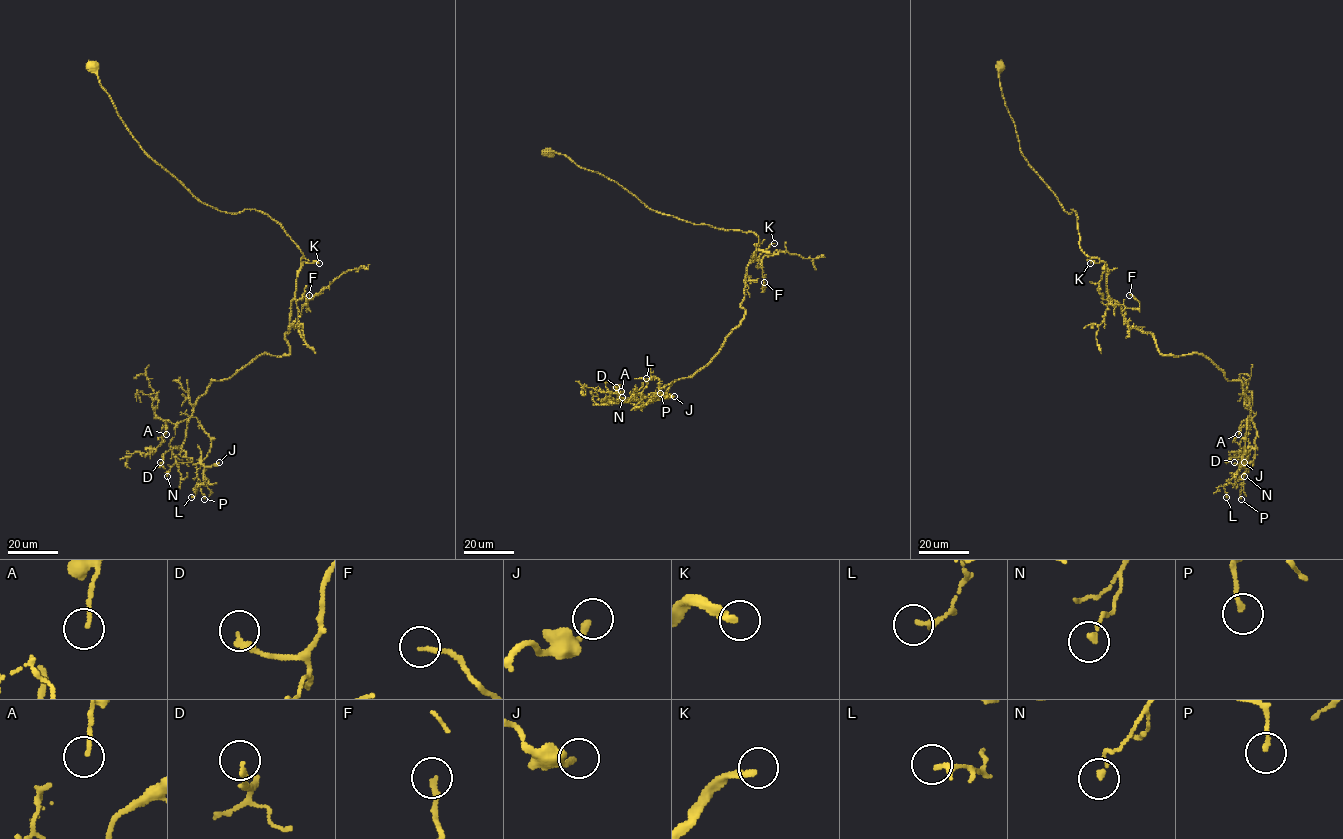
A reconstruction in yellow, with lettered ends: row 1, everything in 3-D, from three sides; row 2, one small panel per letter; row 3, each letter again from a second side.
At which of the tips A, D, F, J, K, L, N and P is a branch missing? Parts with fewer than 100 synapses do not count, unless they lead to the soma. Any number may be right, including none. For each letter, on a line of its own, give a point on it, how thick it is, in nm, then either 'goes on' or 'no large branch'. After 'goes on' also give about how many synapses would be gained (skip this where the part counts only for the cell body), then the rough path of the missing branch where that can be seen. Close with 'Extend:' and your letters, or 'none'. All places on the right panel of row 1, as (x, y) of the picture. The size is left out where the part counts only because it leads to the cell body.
A: at (1238, 434); 140 nm thick; no large branch
D: at (1234, 462); 180 nm thick; no large branch
F: at (1129, 295); 190 nm thick; no large branch
J: at (1244, 462); 200 nm thick; no large branch
K: at (1090, 263); 200 nm thick; goes on; about 150 synapses; missing branch runs (1090, 263), (1092, 256), (1098, 284), (1117, 290), (1119, 278), (1116, 284), (1095, 268), (1074, 264), (1075, 249)
L: at (1226, 497); 240 nm thick; no large branch
N: at (1244, 476); 190 nm thick; no large branch
P: at (1241, 499); 170 nm thick; no large branch
Extend: K

